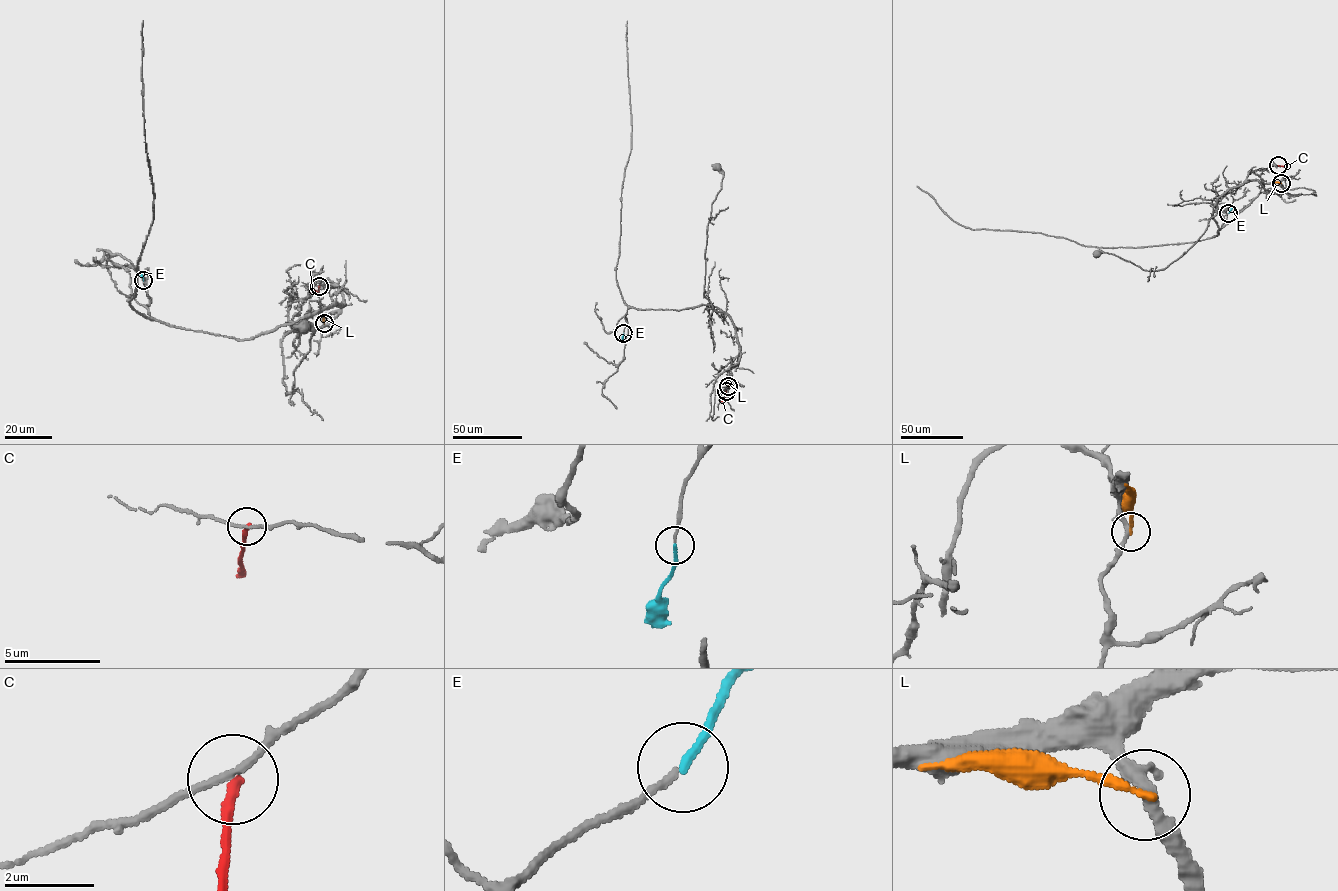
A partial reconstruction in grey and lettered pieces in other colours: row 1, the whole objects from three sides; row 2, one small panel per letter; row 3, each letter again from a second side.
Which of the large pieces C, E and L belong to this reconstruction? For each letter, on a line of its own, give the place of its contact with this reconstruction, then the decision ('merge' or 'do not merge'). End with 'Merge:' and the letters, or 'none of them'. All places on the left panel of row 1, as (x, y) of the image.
C: (319, 286) | do not merge
E: (143, 280) | merge
L: (324, 323) | do not merge
Merge: E

